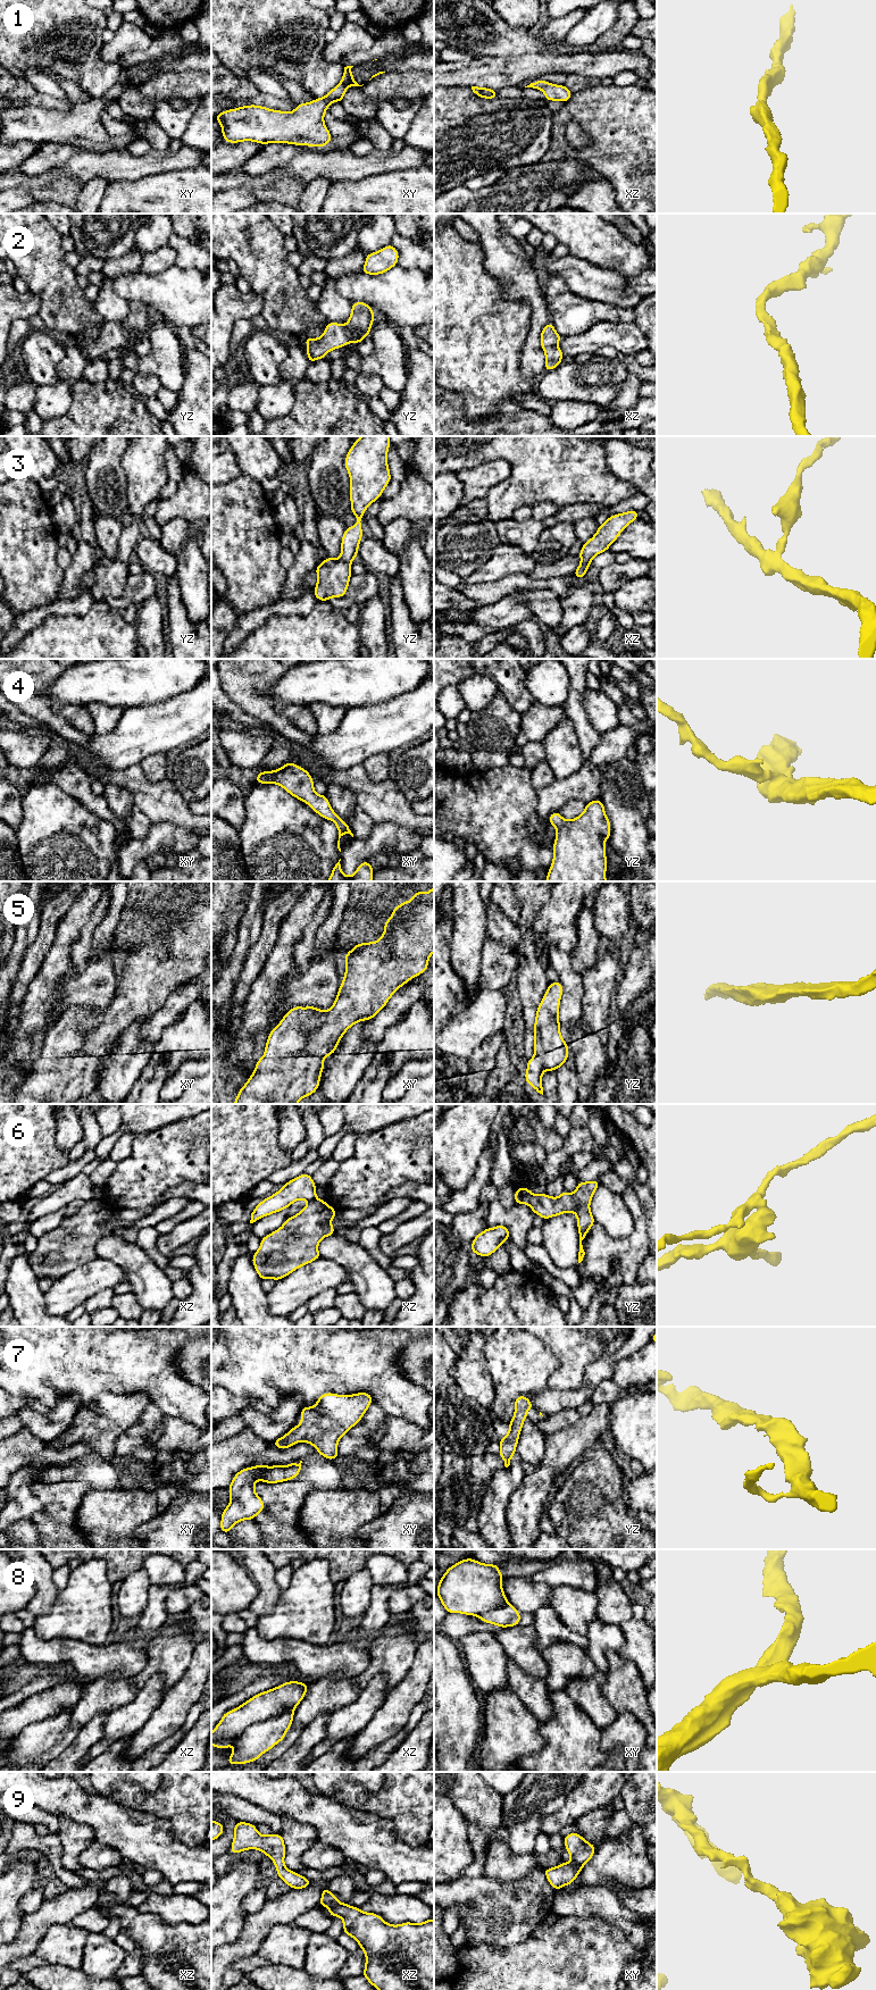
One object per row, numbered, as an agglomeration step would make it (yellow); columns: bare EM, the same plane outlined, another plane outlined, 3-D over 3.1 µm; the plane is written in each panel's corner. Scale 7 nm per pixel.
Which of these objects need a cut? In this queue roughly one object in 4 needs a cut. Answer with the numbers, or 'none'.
3, 6

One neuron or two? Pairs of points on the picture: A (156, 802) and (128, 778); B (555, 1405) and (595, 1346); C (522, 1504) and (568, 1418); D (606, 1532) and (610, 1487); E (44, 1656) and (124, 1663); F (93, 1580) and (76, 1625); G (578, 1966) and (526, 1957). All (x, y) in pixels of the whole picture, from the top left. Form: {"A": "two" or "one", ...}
{"A": "one", "B": "two", "C": "two", "D": "one", "E": "one", "F": "one", "G": "one"}

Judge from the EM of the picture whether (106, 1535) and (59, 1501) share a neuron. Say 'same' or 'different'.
different

